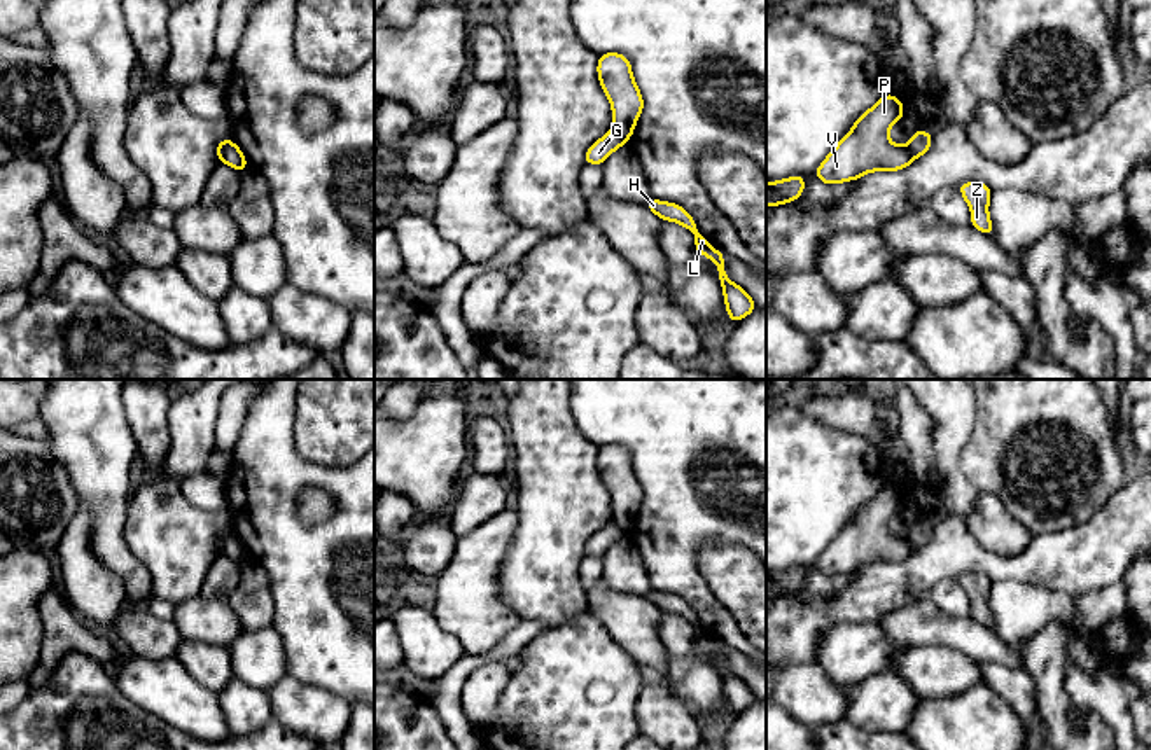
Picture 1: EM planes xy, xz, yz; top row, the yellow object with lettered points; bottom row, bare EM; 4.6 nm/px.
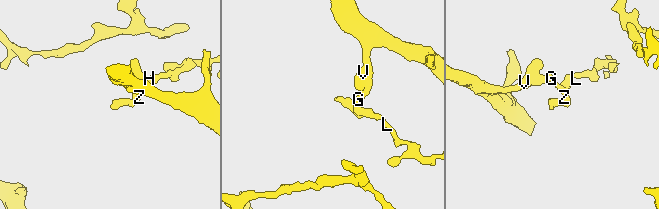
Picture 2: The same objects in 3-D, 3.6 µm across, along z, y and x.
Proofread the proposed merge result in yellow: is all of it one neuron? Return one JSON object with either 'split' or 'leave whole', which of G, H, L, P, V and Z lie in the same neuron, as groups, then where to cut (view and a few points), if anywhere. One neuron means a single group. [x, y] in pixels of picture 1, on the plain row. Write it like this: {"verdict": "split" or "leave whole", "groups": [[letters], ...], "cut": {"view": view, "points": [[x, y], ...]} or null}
{"verdict": "split", "groups": [["G", "H", "L", "Z"], ["P", "V"]], "cut": {"view": "xz", "points": [[613, 520], [627, 532]]}}

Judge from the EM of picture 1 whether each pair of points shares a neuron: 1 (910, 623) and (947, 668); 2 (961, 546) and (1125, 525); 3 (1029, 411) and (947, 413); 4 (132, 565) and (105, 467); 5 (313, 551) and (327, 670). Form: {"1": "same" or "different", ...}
{"1": "different", "2": "same", "3": "different", "4": "same", "5": "same"}

